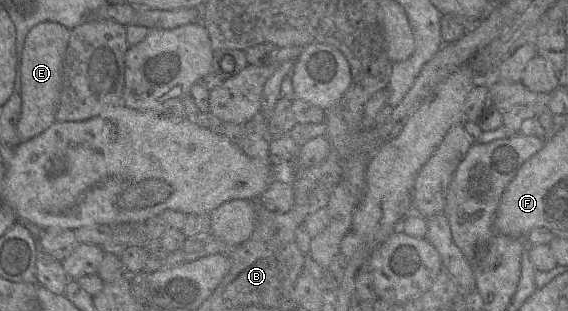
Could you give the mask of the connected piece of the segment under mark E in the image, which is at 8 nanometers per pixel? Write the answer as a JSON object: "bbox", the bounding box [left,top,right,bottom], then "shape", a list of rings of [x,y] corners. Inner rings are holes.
{"bbox":[17,21,70,141],"shape":[[[52,21],[37,24],[27,35],[21,63],[22,110],[17,124],[17,132],[21,141],[38,135],[56,121],[63,63],[69,38],[70,30]]]}

